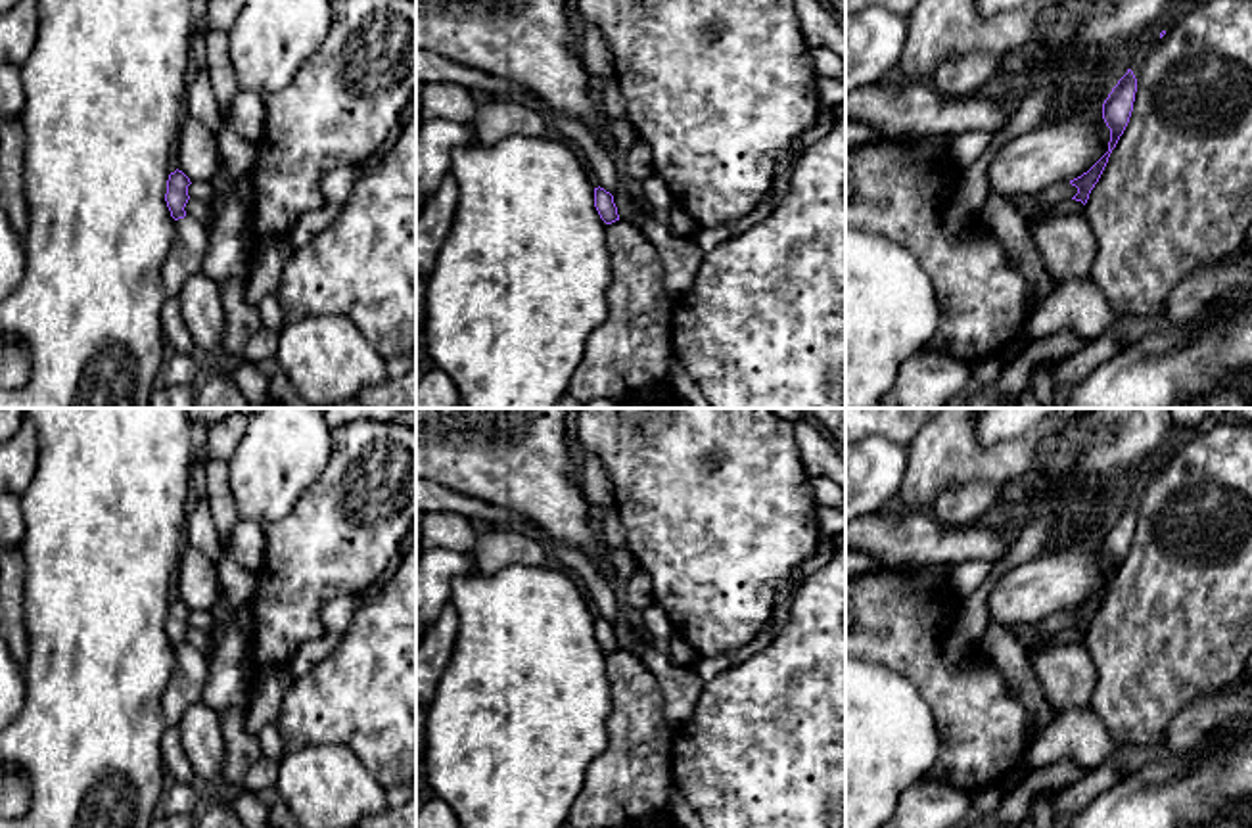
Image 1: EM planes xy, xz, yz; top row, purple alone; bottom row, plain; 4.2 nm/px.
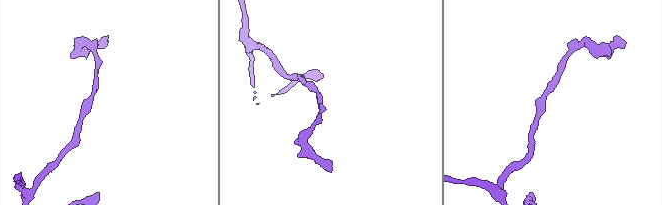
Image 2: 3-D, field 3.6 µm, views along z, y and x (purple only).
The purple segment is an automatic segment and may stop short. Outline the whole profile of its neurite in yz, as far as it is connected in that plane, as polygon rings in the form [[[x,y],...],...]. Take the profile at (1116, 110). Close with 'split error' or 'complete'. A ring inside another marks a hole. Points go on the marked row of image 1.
[[[1131,69],[1118,80],[1108,98],[1102,104],[1102,119],[1110,128],[1108,151],[1081,176],[1070,180],[1078,188],[1078,194],[1072,197],[1083,205],[1089,199],[1091,190],[1099,182],[1112,150],[1116,148],[1120,136],[1124,134],[1135,102],[1137,79]]]; complete

